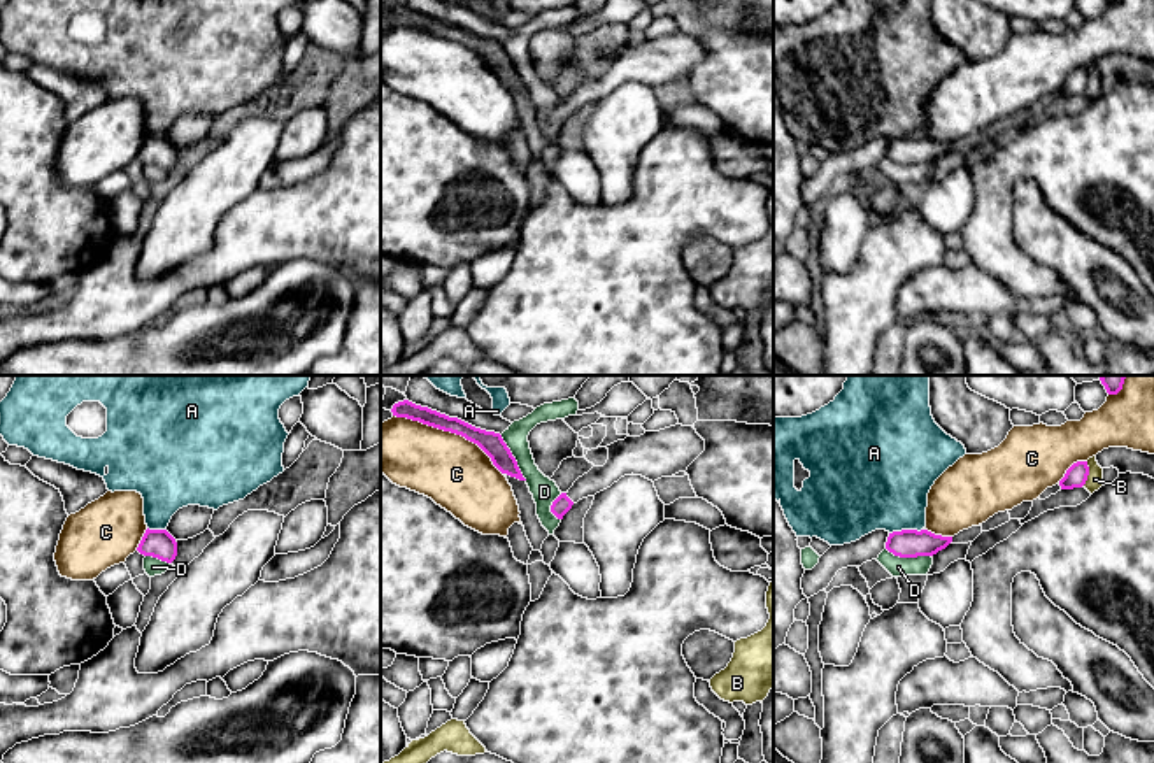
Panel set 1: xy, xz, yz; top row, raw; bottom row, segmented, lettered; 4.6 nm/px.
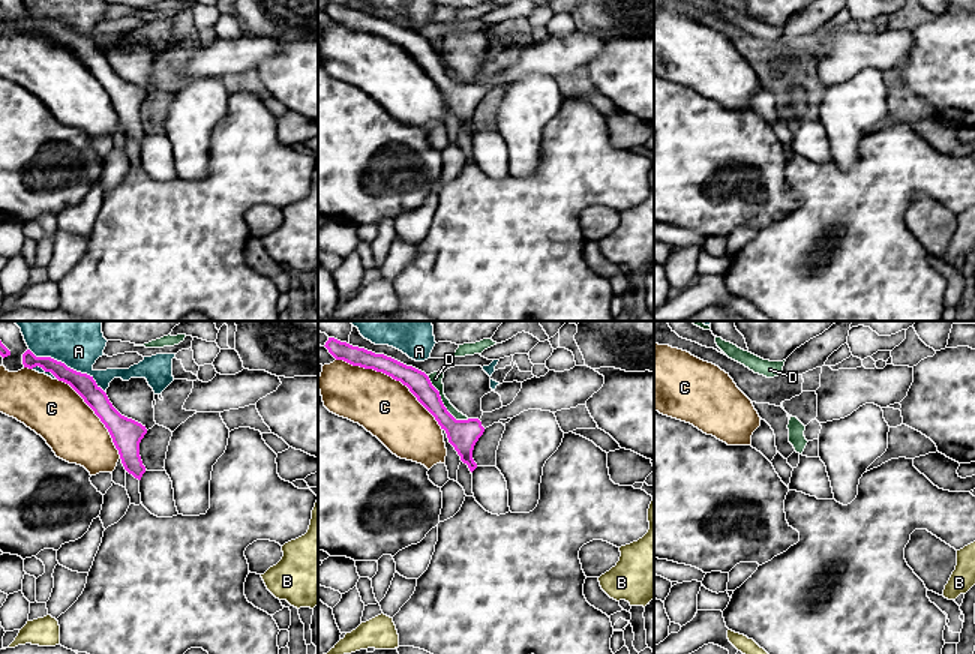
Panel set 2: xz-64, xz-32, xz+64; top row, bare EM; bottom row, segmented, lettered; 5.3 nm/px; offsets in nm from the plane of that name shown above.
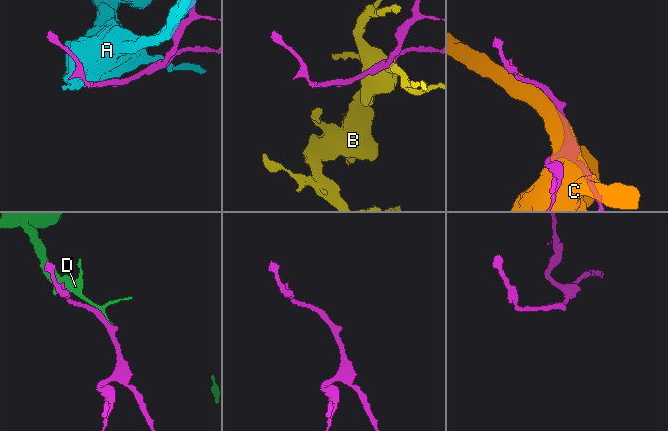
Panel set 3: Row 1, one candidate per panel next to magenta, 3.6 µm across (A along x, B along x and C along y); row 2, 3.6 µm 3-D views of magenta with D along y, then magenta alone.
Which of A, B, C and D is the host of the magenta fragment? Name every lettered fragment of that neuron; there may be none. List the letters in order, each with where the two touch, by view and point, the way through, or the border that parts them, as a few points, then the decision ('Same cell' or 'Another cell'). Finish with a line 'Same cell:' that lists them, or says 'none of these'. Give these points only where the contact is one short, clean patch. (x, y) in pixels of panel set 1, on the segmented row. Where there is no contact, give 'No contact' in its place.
A: Touches magenta at yz (905, 530). Another cell
B: Touches magenta at yz (1088, 474). Boundary: yz (1088, 462), (1088, 479), (1082, 484). Another cell
C: Touches magenta at xz (449, 430). Another cell
D: Touches magenta at xz (514, 458). Another cell
Same cell: none of these

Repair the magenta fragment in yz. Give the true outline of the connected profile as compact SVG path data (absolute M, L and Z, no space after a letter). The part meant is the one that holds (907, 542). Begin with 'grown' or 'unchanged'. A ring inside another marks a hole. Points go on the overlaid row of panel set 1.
unchanged; M901 530L887 537L886 549L900 558L933 556L945 549L952 537L935 535L928 530Z

